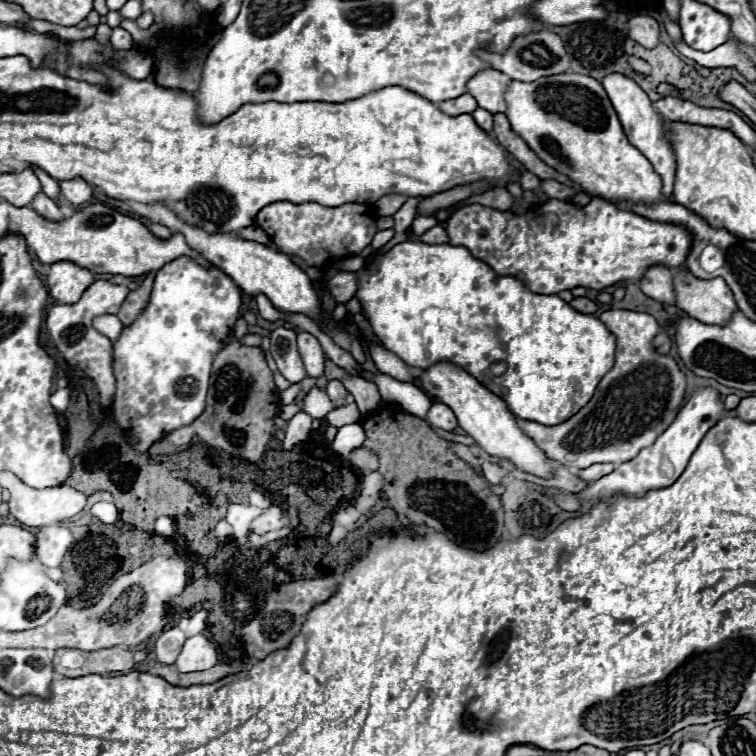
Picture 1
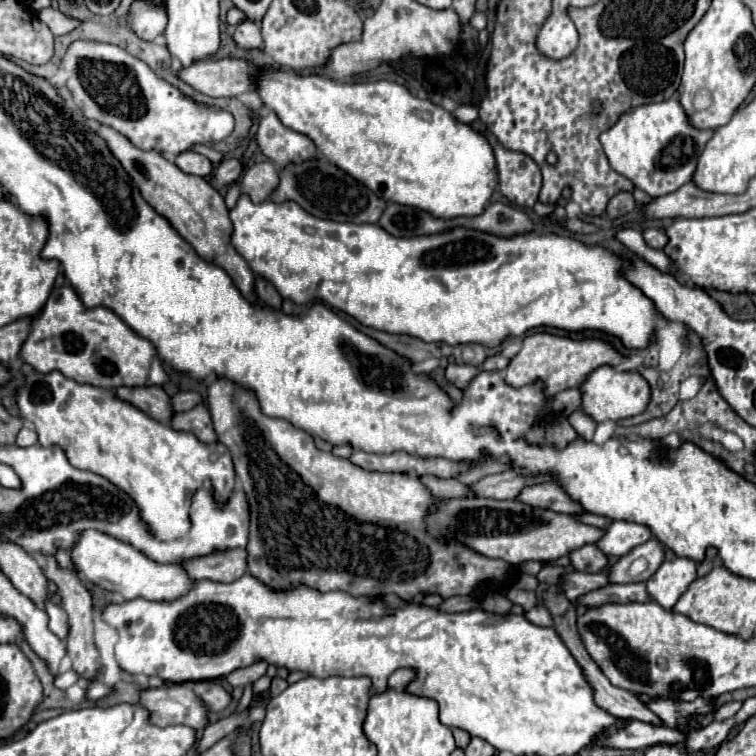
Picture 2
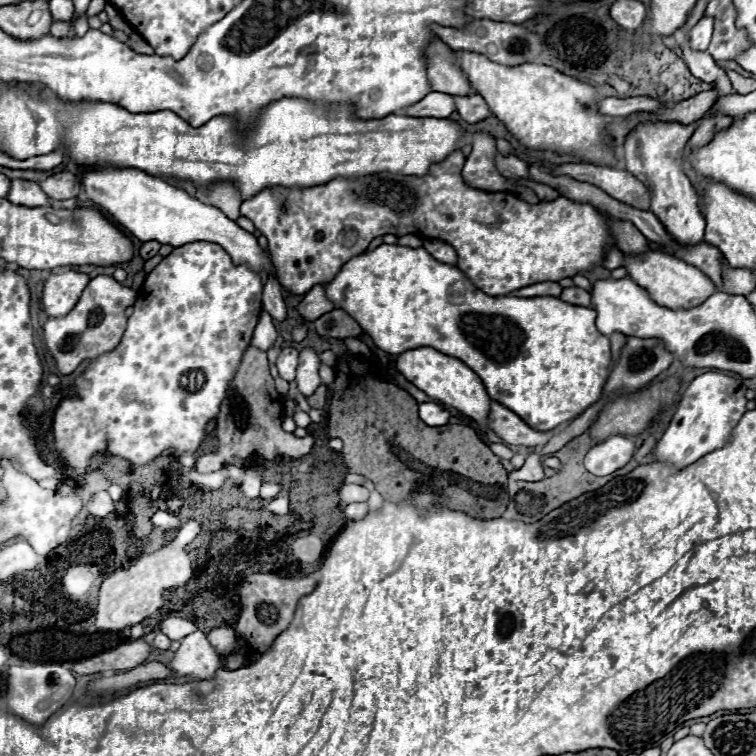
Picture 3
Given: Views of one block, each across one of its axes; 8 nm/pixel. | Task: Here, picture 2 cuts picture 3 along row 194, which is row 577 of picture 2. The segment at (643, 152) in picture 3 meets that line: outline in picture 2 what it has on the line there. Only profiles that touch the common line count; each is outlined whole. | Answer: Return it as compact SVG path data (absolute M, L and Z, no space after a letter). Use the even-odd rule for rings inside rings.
M674 558L674 560L666 560L656 570L656 574L646 582L646 588L652 600L656 600L662 608L670 610L696 578L698 576L696 576L694 560Z

